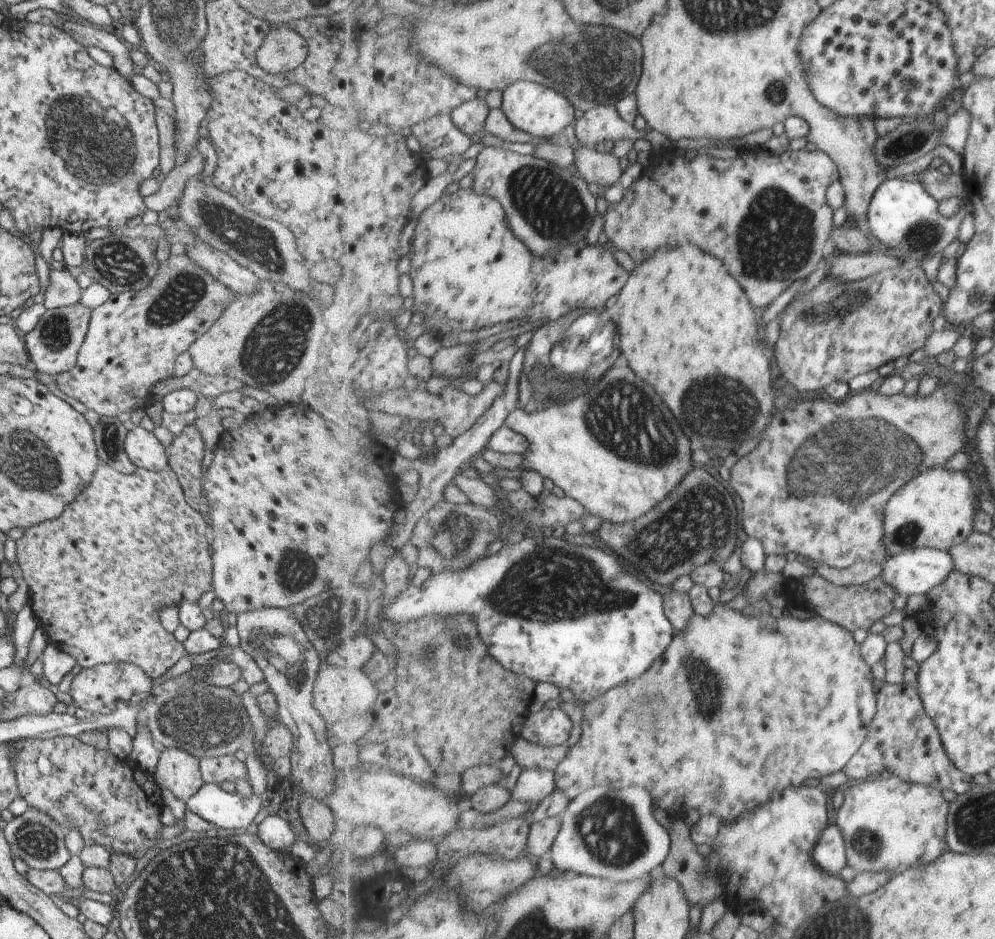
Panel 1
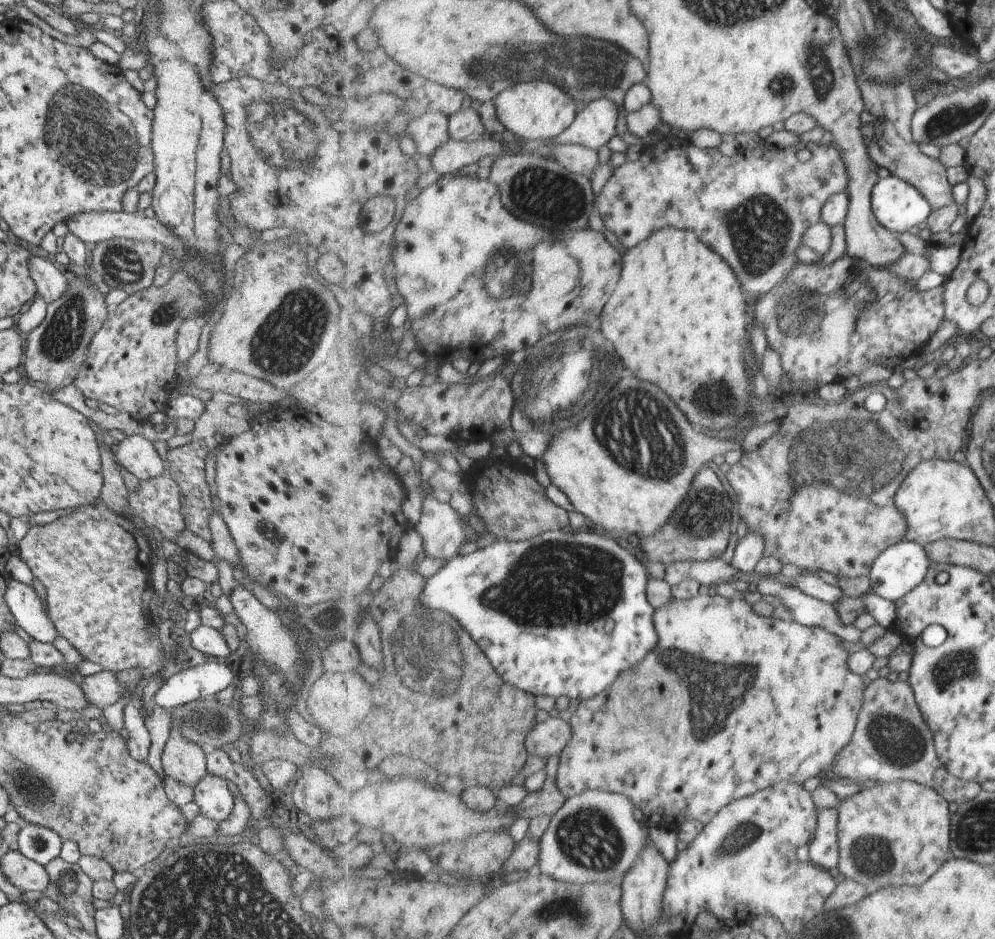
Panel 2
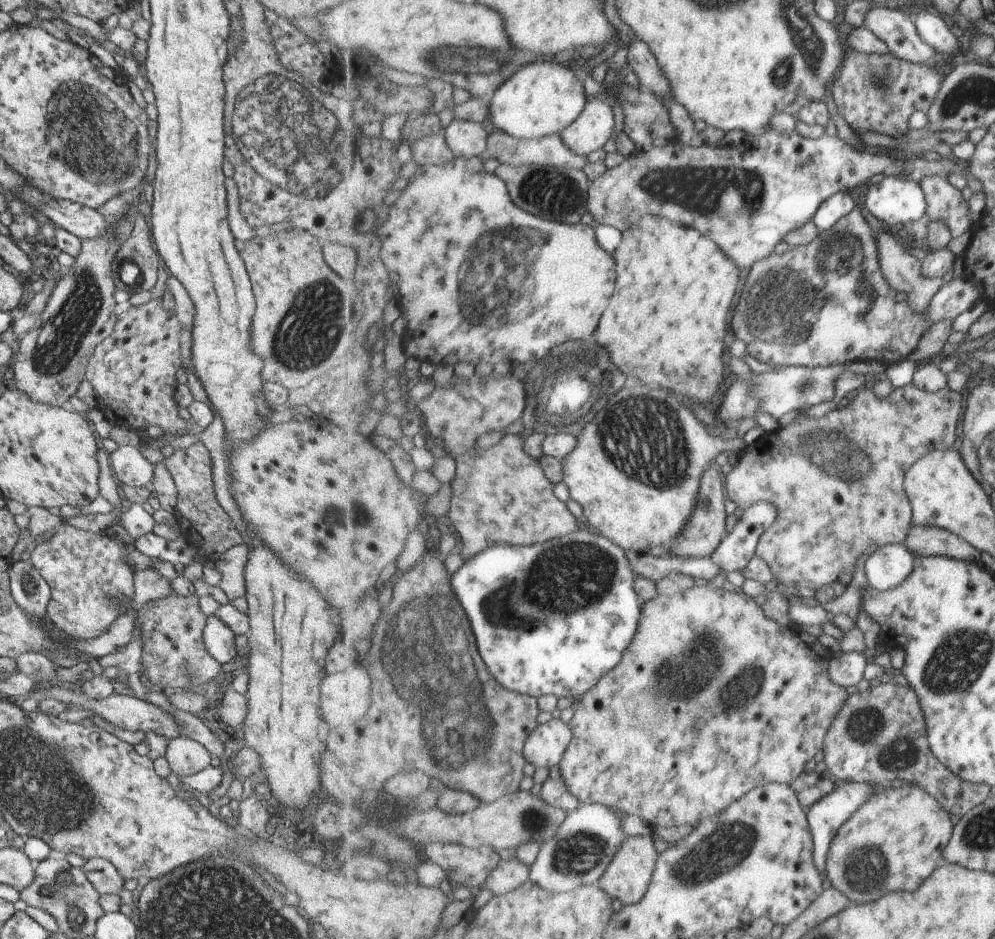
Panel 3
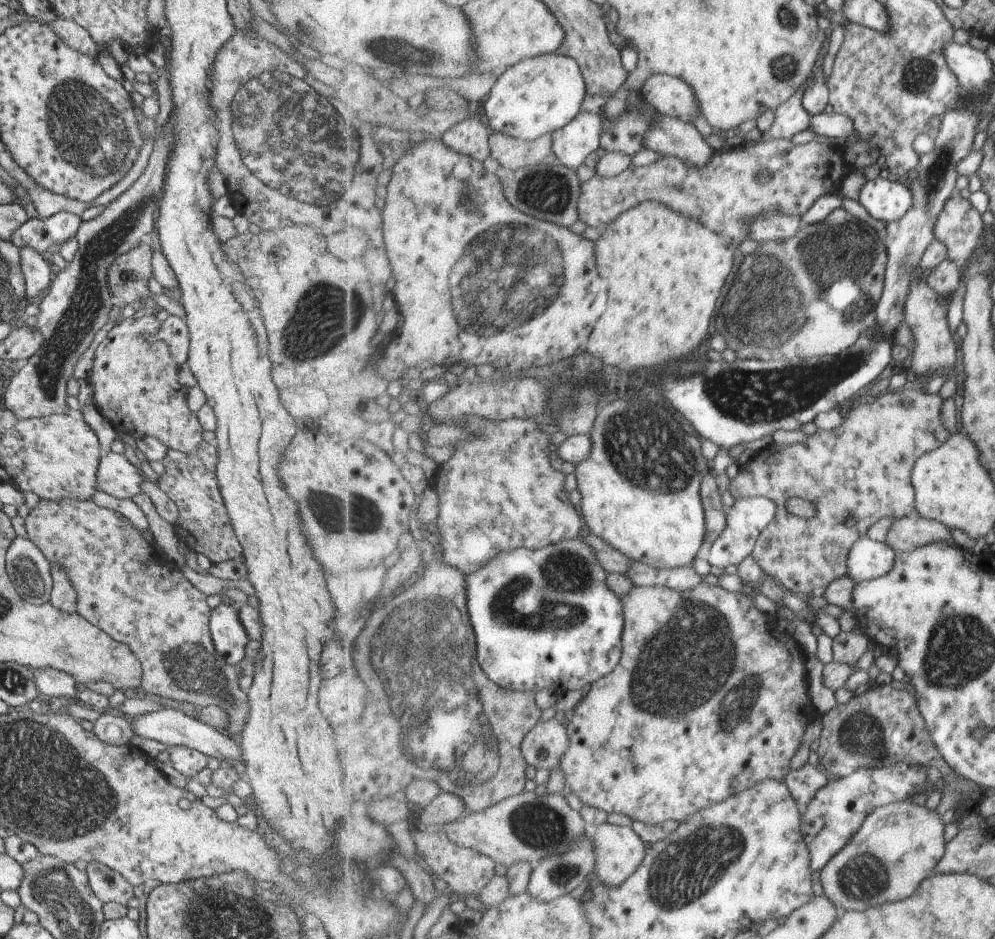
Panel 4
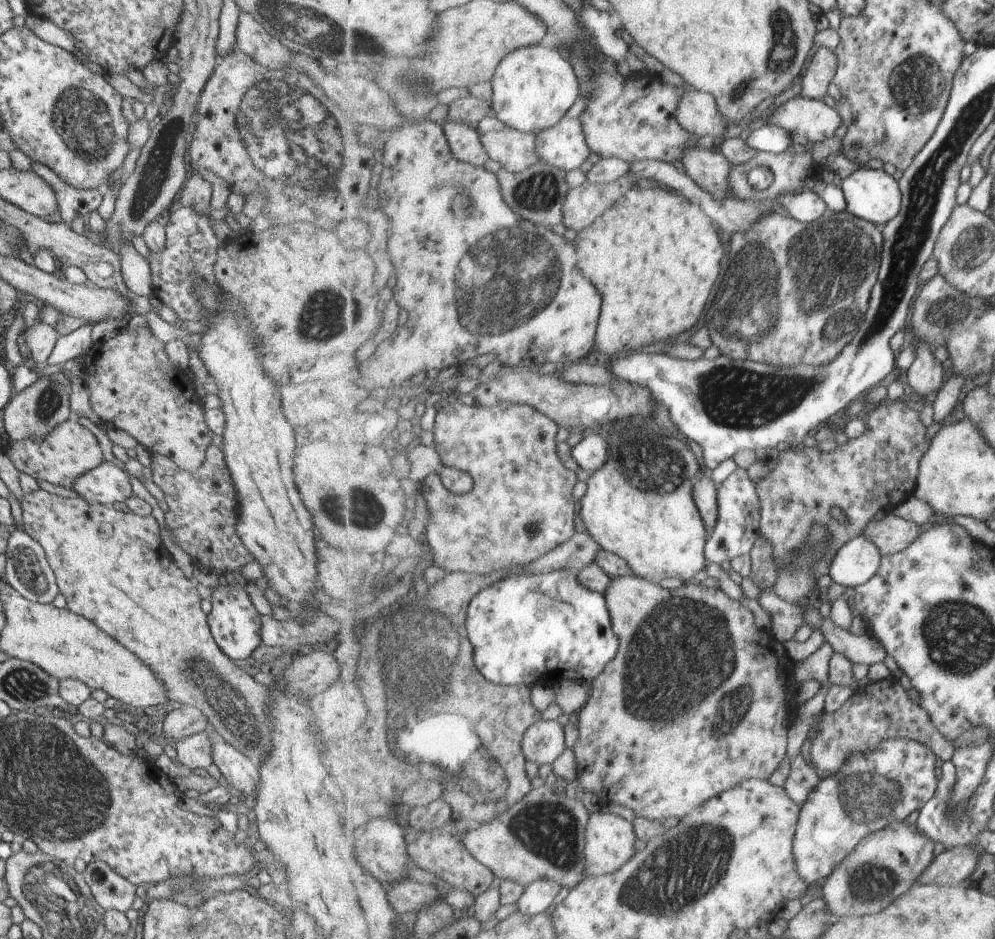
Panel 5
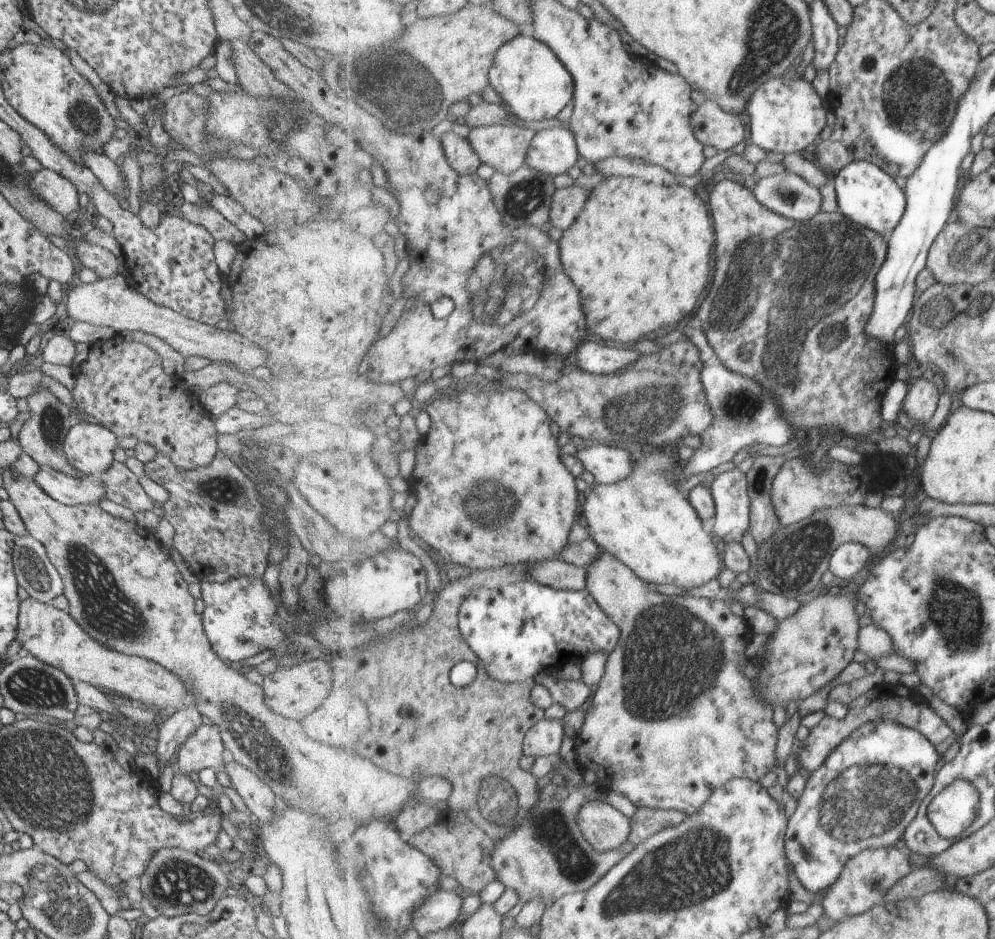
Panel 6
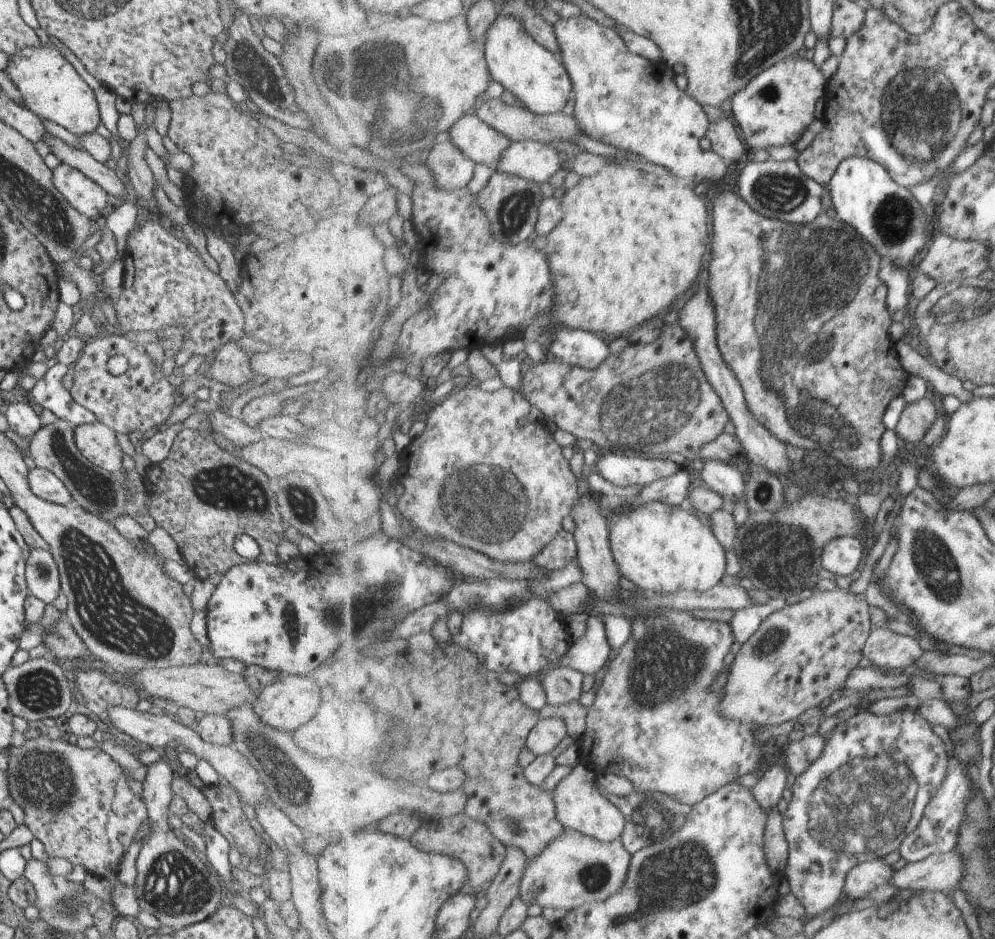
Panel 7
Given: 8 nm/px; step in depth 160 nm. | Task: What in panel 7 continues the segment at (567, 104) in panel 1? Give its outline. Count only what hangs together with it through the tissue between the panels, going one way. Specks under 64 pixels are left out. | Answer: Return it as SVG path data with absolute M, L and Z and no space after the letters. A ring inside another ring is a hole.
M498 12L487 30L485 54L493 80L515 93L520 105L535 114L548 115L561 112L572 99L574 92L574 82L561 58L537 42L526 29L524 20L517 15L501 15Z

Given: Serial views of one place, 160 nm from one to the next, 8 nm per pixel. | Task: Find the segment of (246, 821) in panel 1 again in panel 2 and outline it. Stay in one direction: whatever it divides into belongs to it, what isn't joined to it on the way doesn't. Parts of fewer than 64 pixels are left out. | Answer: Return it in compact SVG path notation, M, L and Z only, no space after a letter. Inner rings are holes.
M206 772L194 784L192 791L192 800L199 807L200 814L209 820L218 823L232 812L232 796L224 778Z

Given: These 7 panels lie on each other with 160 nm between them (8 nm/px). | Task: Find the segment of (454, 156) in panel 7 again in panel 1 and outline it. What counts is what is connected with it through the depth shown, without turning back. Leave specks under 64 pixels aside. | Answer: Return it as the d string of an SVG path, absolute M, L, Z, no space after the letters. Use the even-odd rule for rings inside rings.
M476 98L456 107L451 115L453 122L470 137L480 137L485 132L489 116L489 106L485 100Z

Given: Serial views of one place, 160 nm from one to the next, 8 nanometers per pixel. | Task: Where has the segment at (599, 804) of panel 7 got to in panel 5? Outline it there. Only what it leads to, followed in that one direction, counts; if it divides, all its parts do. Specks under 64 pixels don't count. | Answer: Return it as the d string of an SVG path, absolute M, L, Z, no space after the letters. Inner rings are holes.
M599 811L591 814L586 827L586 862L583 876L615 874L635 856L635 840L635 828L625 818Z

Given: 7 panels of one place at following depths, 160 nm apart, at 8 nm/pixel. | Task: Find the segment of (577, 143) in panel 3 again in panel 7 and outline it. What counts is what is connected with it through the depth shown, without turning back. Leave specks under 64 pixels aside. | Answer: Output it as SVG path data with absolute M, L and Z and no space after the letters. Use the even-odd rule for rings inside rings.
M514 141L501 155L498 170L530 180L547 182L561 170L564 155L543 141Z

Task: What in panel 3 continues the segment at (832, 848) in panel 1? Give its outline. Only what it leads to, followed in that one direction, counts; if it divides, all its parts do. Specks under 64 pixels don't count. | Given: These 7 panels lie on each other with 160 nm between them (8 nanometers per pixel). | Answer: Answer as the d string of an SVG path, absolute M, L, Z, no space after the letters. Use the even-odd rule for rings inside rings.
M842 782L834 788L833 792L830 792L825 798L811 806L809 810L806 810L806 817L814 838L814 861L820 871L826 871L830 846L833 844L834 838L838 836L839 829L858 812L858 809L861 809L863 805L874 798L874 791L875 786L870 782Z

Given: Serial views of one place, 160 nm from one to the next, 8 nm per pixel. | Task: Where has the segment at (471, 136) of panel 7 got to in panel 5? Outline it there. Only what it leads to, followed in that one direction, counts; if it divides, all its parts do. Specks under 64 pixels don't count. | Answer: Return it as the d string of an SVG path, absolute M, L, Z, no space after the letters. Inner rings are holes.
M510 127L489 131L481 136L489 157L508 172L521 173L529 163L539 163L536 152L537 135L525 134Z

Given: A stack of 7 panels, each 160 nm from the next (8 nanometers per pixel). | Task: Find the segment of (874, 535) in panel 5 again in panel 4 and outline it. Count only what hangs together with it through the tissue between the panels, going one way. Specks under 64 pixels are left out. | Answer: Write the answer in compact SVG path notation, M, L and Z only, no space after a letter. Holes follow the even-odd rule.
M916 510L909 516L895 520L886 535L886 544L897 553L913 552L918 547L935 542L956 545L945 524L924 518Z

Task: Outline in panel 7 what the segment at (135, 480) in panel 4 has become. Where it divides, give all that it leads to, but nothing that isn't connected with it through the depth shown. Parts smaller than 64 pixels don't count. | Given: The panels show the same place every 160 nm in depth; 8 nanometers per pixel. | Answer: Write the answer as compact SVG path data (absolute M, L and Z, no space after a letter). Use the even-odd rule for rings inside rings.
M34 467L29 469L26 481L29 490L41 500L63 506L72 501L66 486L46 468Z

